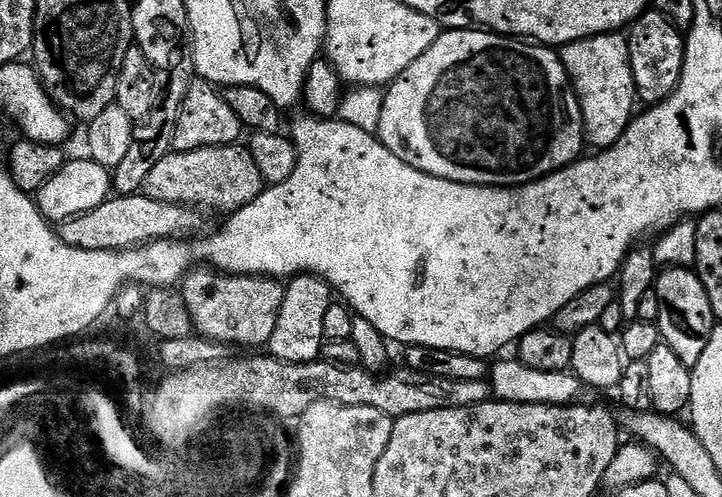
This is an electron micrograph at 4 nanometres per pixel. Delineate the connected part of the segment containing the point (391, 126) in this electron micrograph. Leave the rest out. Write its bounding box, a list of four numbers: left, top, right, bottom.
[378,28,586,186]

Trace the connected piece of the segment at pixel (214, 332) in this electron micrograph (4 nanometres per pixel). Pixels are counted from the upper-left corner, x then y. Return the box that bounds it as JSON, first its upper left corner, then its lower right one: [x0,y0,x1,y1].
[182,266,285,350]

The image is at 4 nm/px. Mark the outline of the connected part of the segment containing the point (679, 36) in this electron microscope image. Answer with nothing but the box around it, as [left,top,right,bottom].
[626,10,685,106]

